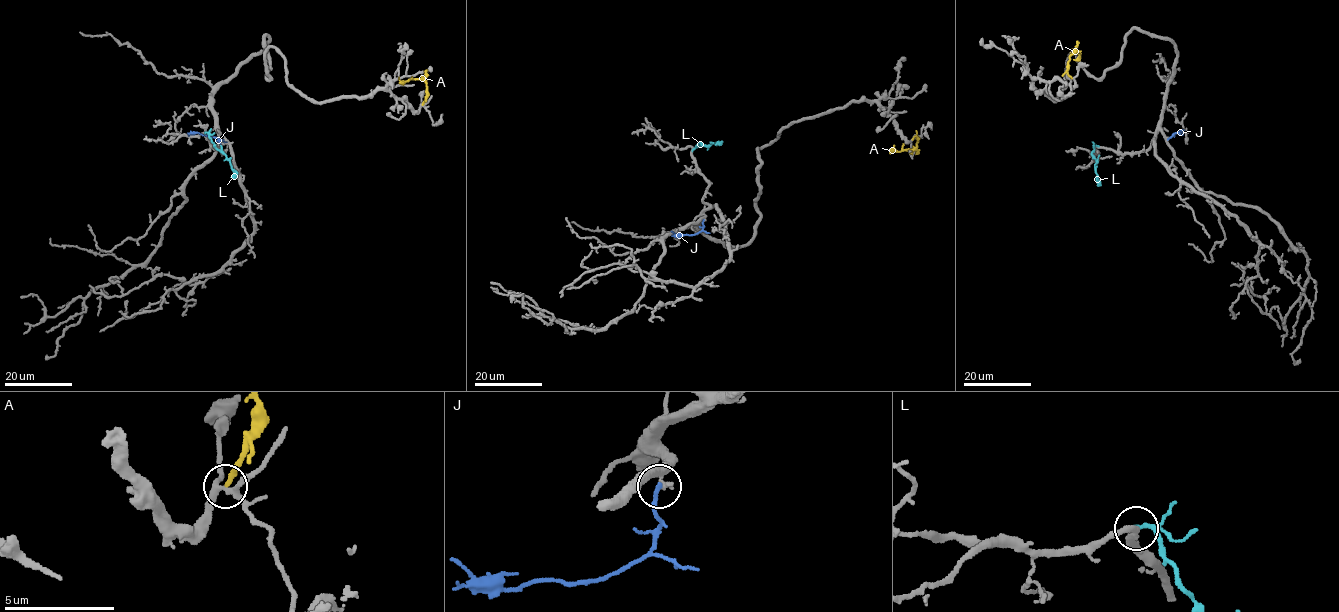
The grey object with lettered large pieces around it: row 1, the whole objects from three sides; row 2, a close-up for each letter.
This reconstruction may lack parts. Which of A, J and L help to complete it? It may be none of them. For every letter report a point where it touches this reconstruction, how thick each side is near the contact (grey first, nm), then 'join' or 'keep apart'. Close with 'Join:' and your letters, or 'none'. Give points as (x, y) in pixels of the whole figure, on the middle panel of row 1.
A: meets grey at (912, 139); 200 nm thick on the grey side, 240 nm on the other; keep apart
J: meets grey at (703, 220); 220 nm thick on the grey side, 180 nm on the other; keep apart
L: meets grey at (692, 150); 280 nm thick on the grey side, 200 nm on the other; keep apart
Join: none

